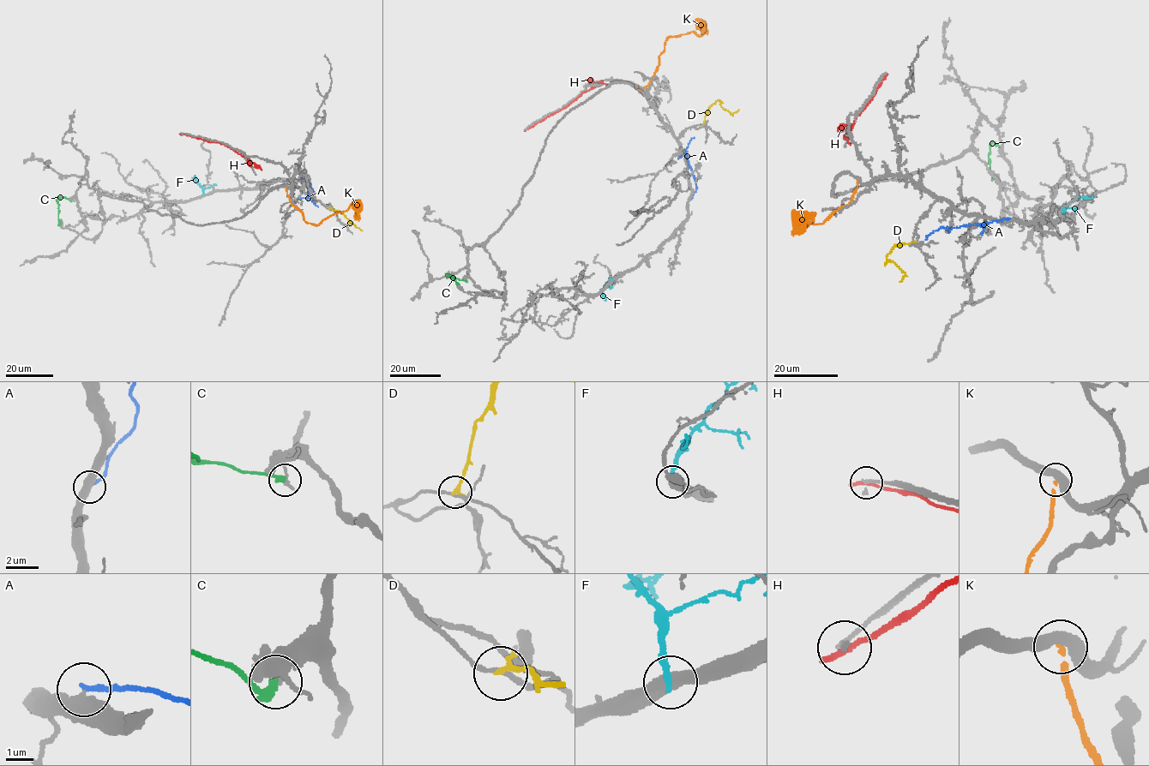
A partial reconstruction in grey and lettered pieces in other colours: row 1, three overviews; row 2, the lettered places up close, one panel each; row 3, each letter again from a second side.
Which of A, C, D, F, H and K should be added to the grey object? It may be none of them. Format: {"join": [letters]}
{"join": []}

